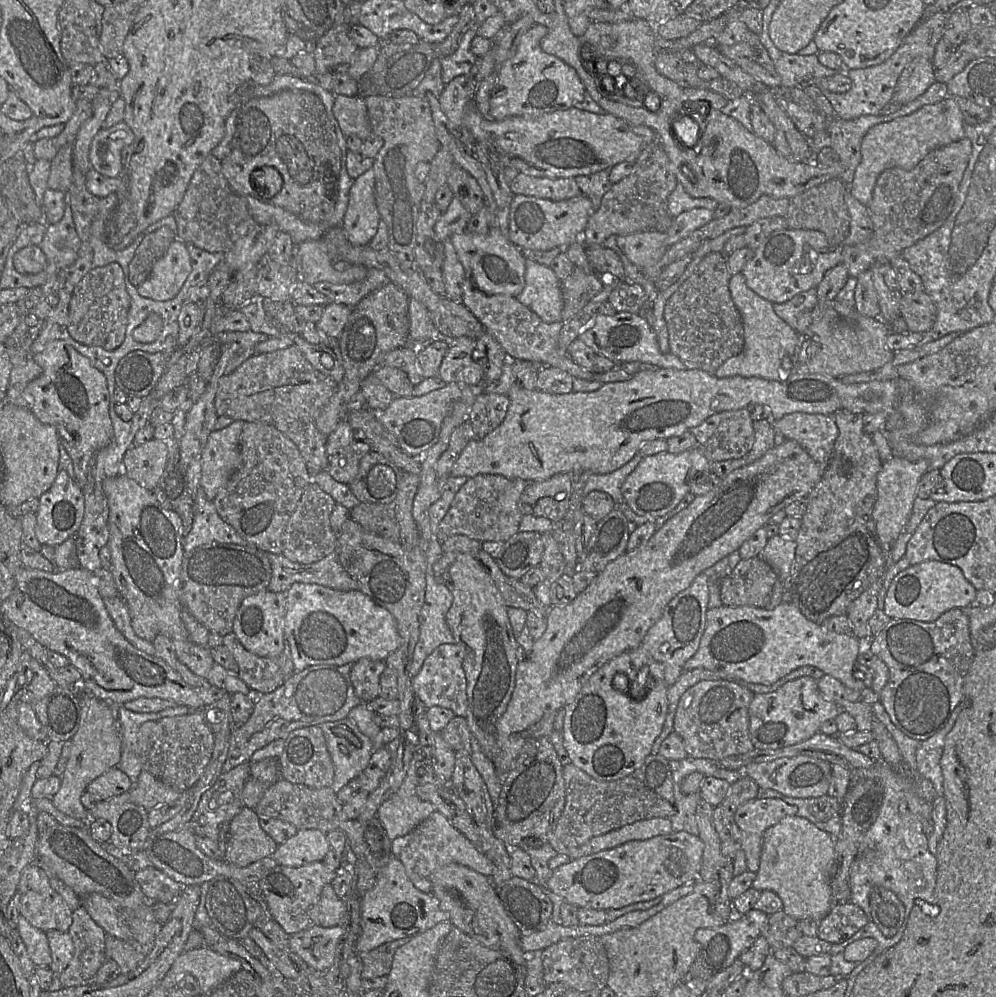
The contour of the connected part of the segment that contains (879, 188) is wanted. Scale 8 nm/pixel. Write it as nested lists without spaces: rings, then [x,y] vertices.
[[[963,138],[932,150],[911,170],[892,167],[880,174],[873,190],[872,200],[868,205],[873,223],[872,236],[864,243],[843,246],[842,263],[847,266],[850,277],[859,276],[877,263],[890,264],[893,259],[902,256],[904,249],[924,239],[945,223],[953,211],[959,185],[968,166],[971,153],[971,141],[968,138]]]

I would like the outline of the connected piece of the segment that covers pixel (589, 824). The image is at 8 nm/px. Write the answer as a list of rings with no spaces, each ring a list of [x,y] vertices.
[[[650,754],[644,763],[628,776],[614,781],[599,781],[572,762],[563,767],[566,802],[563,813],[549,843],[558,854],[569,855],[571,850],[596,836],[654,817],[670,817],[674,813],[675,798],[669,760]]]

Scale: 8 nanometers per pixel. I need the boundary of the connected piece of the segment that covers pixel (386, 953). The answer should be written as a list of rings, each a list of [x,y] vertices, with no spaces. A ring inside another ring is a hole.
[[[410,937],[400,938],[384,943],[369,952],[359,953],[362,961],[362,979],[388,976],[391,970],[394,953],[409,940]]]

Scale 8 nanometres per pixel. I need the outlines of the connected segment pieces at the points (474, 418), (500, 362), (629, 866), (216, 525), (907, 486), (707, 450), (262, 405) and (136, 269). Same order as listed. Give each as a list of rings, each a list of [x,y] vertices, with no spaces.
[[[477,392],[470,409],[469,422],[478,438],[485,437],[503,422],[509,403],[506,394]]]
[[[487,332],[476,339],[476,350],[472,358],[482,366],[484,383],[497,380],[508,360],[507,353],[502,346]]]
[[[673,831],[647,840],[628,841],[557,867],[546,886],[578,908],[620,909],[662,897],[665,893],[698,878],[703,850],[704,843],[699,836],[686,831]]]
[[[199,484],[194,503],[192,528],[185,538],[182,537],[183,551],[188,552],[211,542],[251,545],[220,517],[213,501],[206,497]]]
[[[892,457],[883,463],[877,475],[877,500],[873,509],[877,540],[884,552],[890,552],[895,541],[907,525],[917,497],[917,488],[922,476],[930,470],[925,459],[909,461],[900,457]]]
[[[747,408],[721,412],[721,421],[710,439],[704,445],[698,445],[702,454],[711,462],[738,459],[745,456],[753,447],[755,438],[753,420]]]
[[[296,345],[273,352],[255,353],[230,374],[218,379],[215,412],[234,421],[272,424],[275,413],[286,413],[302,422],[314,421],[335,392],[337,384],[312,367]]]
[[[161,226],[144,236],[127,267],[132,285],[137,287],[147,279],[154,263],[165,254],[174,239],[175,233],[167,226]]]

